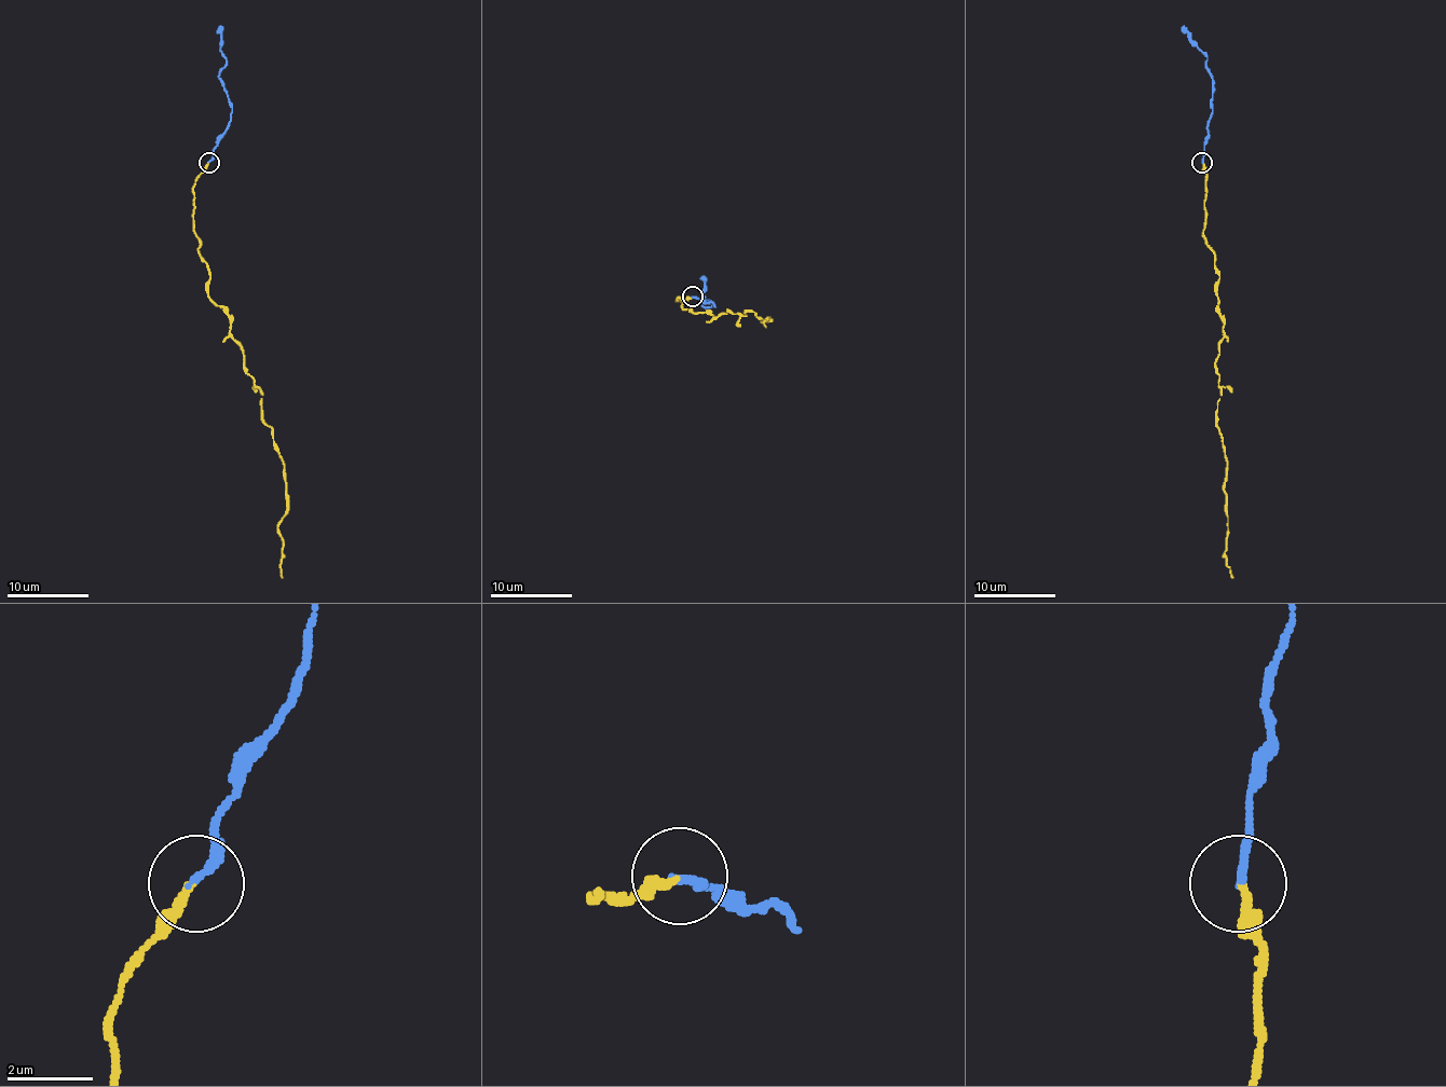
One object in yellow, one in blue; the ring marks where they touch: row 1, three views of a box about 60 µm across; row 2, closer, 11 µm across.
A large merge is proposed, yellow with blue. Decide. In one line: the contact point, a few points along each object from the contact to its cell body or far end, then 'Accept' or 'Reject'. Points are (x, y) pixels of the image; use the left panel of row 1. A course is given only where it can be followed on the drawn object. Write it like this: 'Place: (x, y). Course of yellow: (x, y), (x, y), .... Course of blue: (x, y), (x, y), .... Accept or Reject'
Place: (209, 162). Course of yellow: (209, 163), (193, 187), (193, 232), (209, 277), (208, 296), (230, 320), (284, 466), (282, 577). Course of blue: (209, 163), (216, 140), (232, 113), (232, 102), (218, 72), (227, 62), (220, 50), (220, 25). Accept

